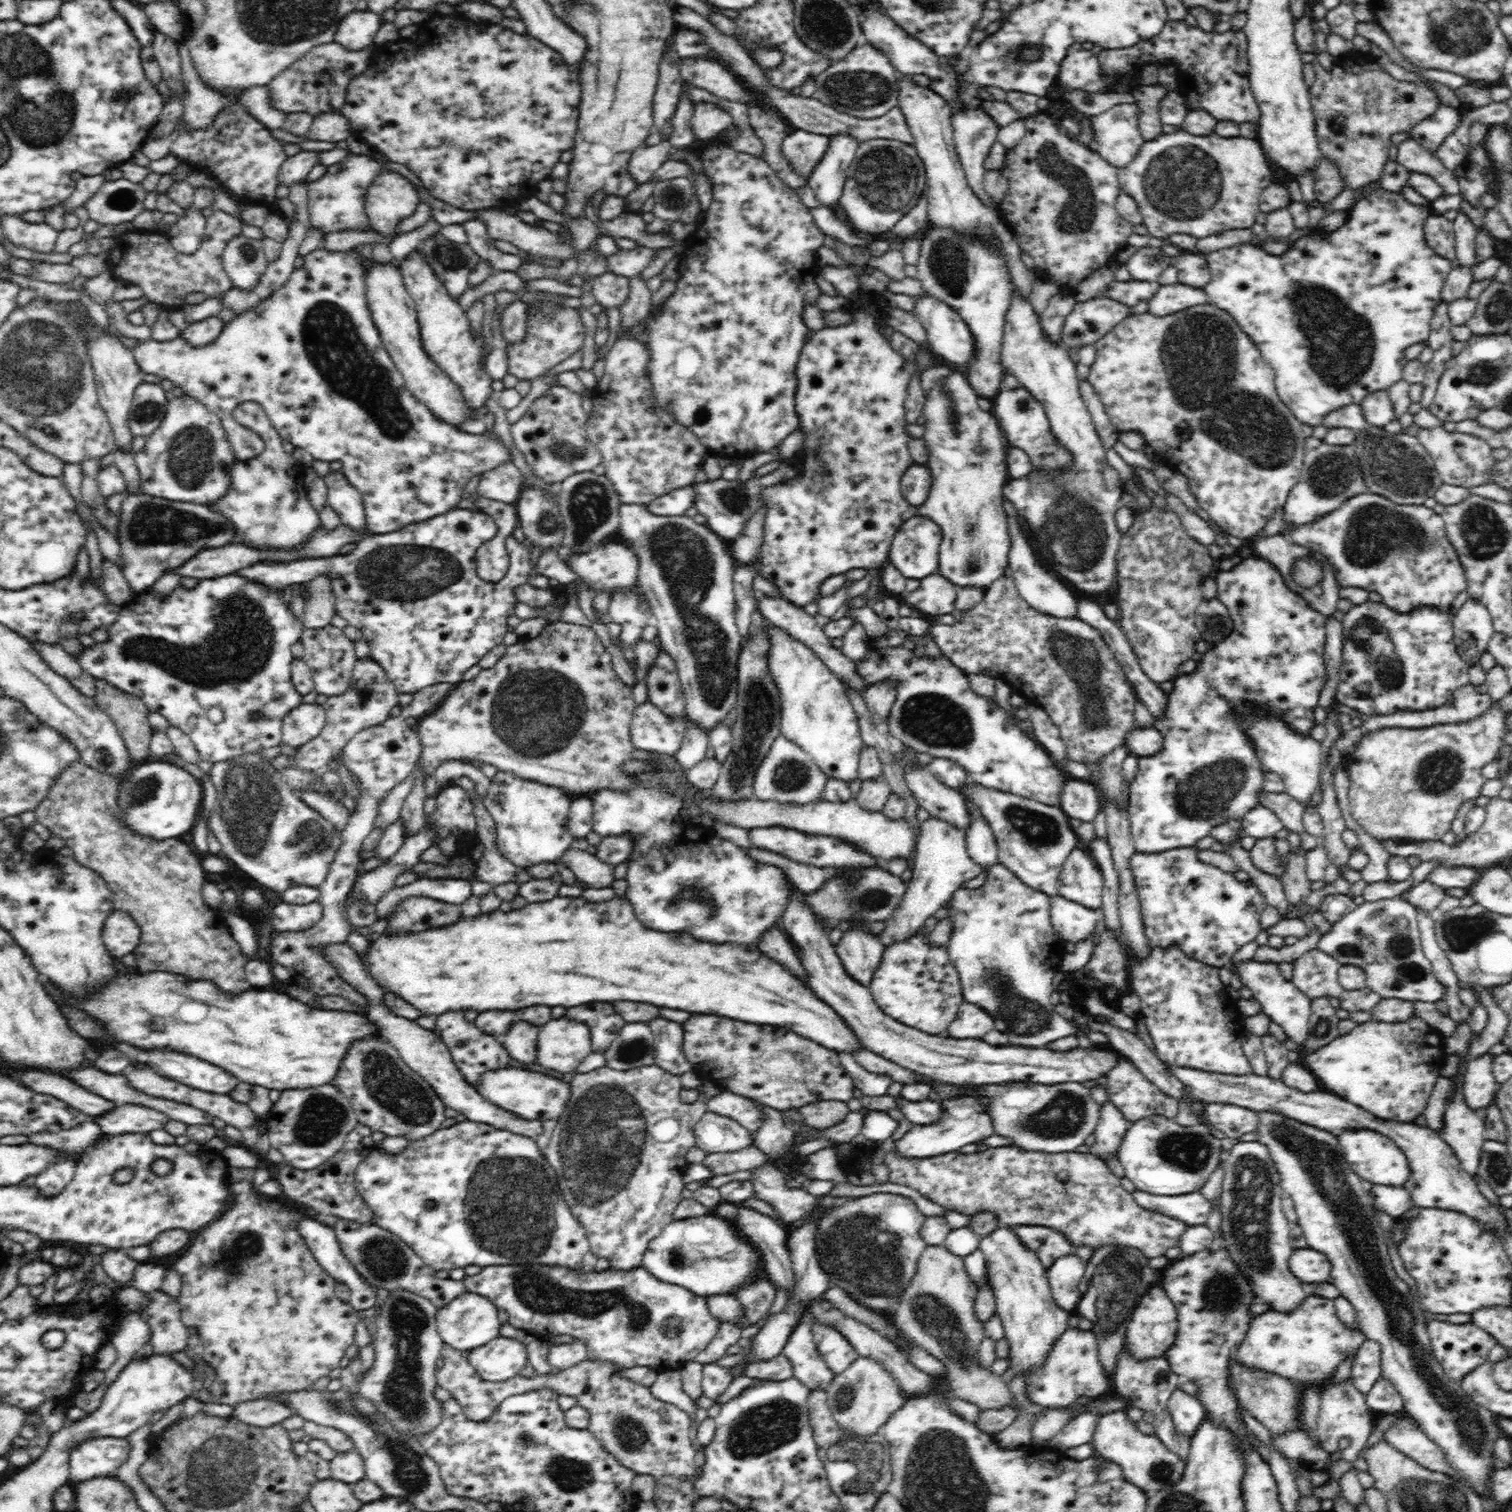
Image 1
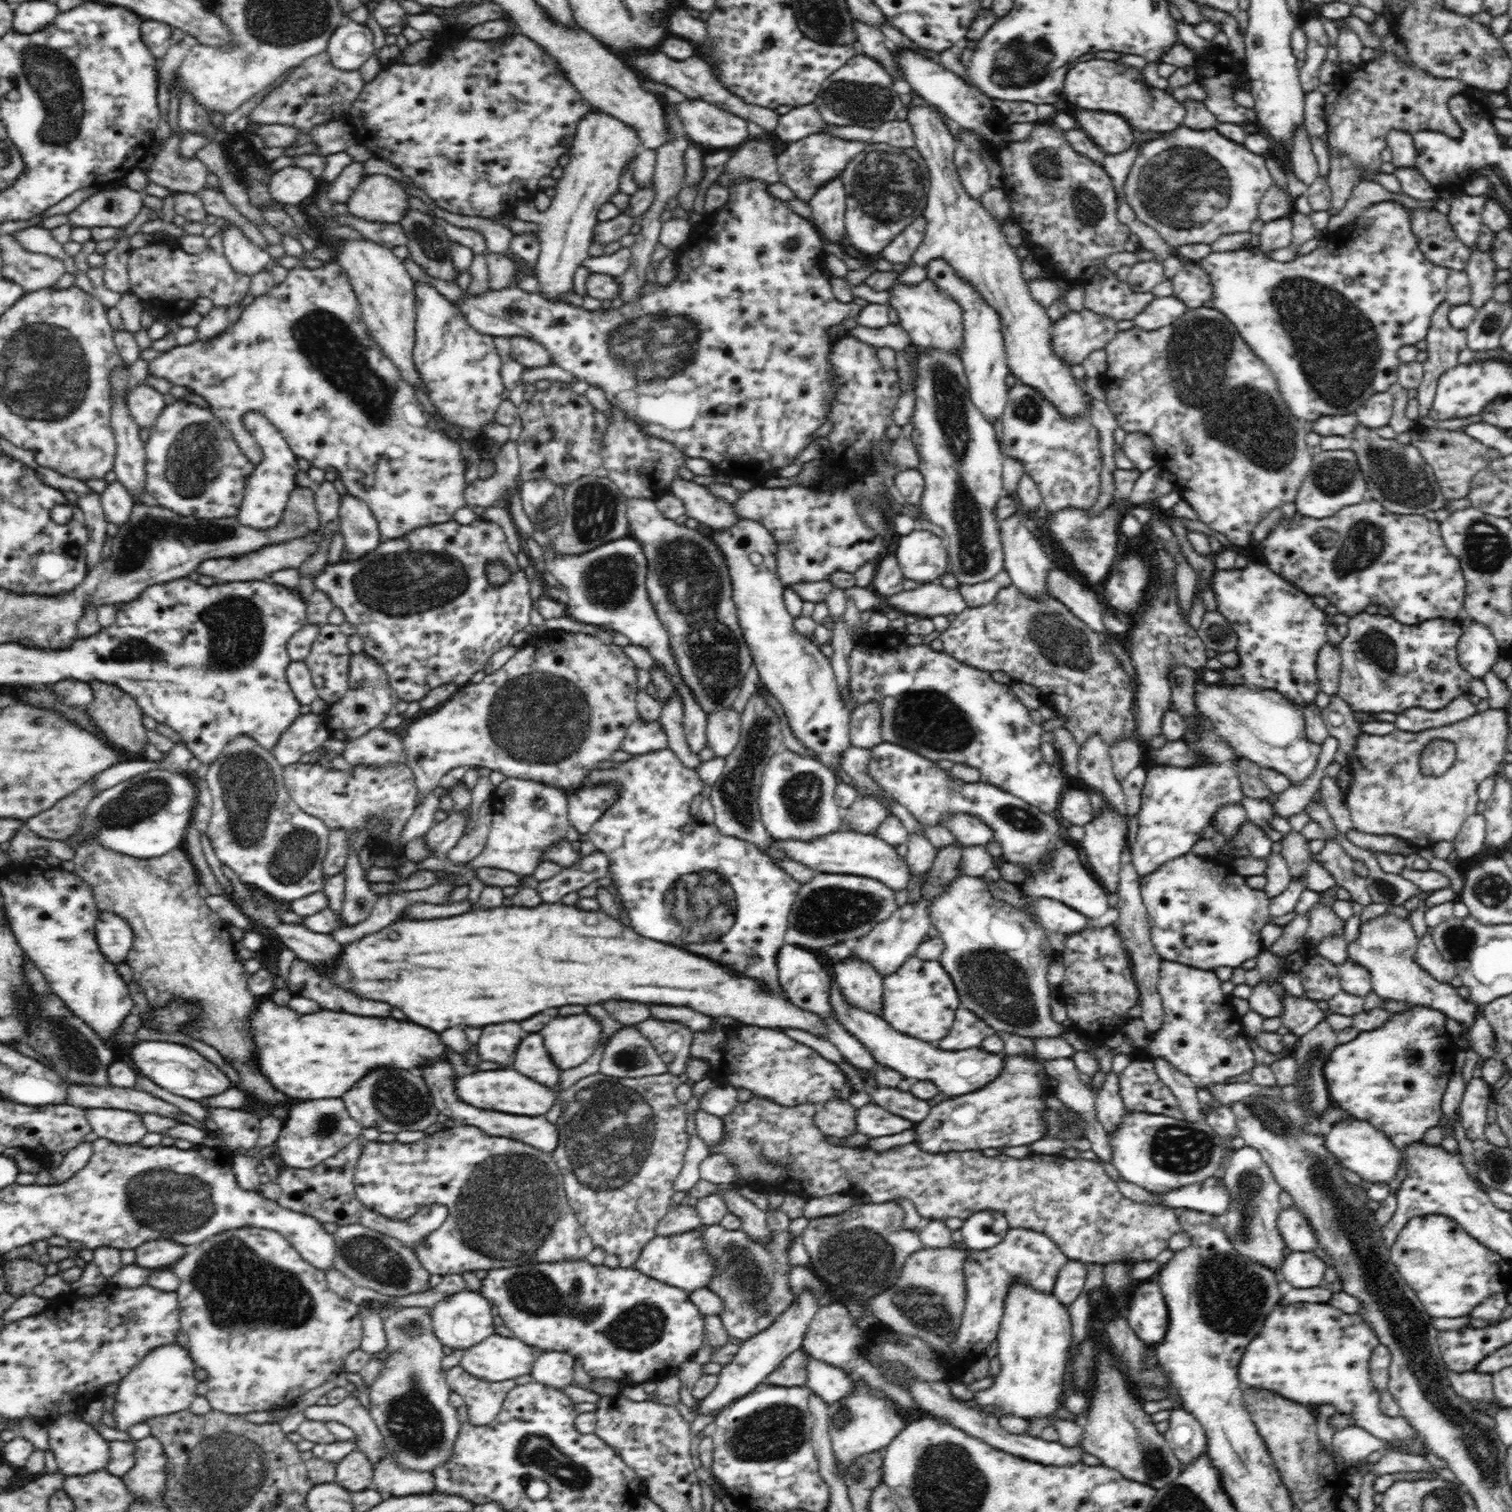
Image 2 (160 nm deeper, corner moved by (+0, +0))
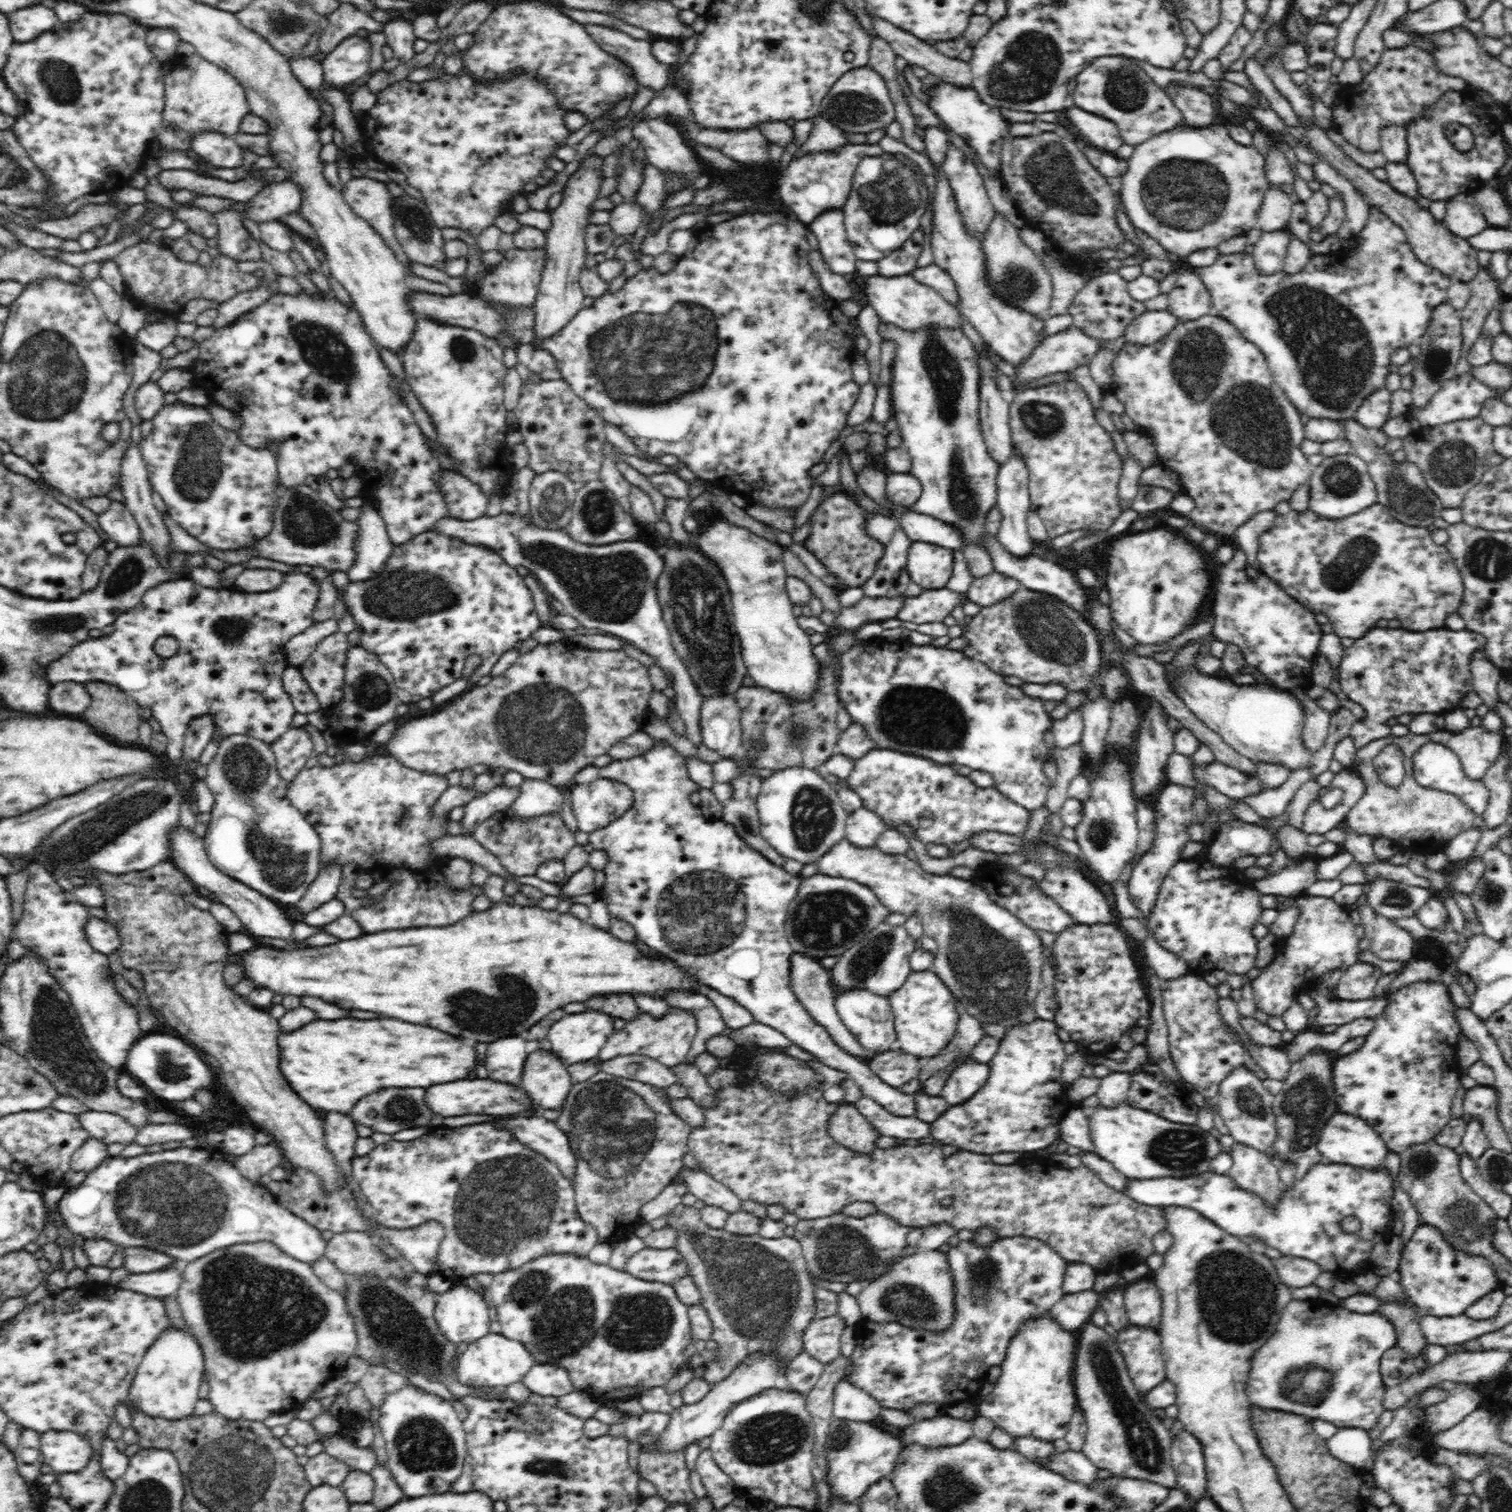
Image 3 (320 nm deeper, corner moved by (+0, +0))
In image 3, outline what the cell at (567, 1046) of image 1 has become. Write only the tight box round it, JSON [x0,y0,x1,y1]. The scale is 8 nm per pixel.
[548,1012,614,1062]

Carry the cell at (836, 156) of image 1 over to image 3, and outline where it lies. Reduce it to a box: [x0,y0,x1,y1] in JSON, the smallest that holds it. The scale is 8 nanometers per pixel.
[808,208,857,276]

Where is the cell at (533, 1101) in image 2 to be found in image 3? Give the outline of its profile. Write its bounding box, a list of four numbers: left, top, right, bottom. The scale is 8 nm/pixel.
[426,1080,532,1117]

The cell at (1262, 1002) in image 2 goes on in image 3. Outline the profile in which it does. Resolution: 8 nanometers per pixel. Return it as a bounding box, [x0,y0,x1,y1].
[1251,894,1359,1016]

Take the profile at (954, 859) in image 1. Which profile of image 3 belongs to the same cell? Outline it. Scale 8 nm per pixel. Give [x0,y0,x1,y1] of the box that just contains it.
[829,922,918,997]

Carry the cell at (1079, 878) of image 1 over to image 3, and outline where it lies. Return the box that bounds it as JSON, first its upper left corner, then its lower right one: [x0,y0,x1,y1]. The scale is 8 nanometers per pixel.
[1038,866,1113,924]

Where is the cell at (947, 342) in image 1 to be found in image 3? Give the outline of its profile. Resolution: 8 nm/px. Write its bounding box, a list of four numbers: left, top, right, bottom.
[864,274,968,331]

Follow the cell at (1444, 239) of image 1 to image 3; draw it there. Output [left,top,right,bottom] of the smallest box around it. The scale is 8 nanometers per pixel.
[1304,125,1481,283]

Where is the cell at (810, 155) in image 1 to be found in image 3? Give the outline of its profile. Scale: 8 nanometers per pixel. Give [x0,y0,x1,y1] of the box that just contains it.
[773,144,883,227]

